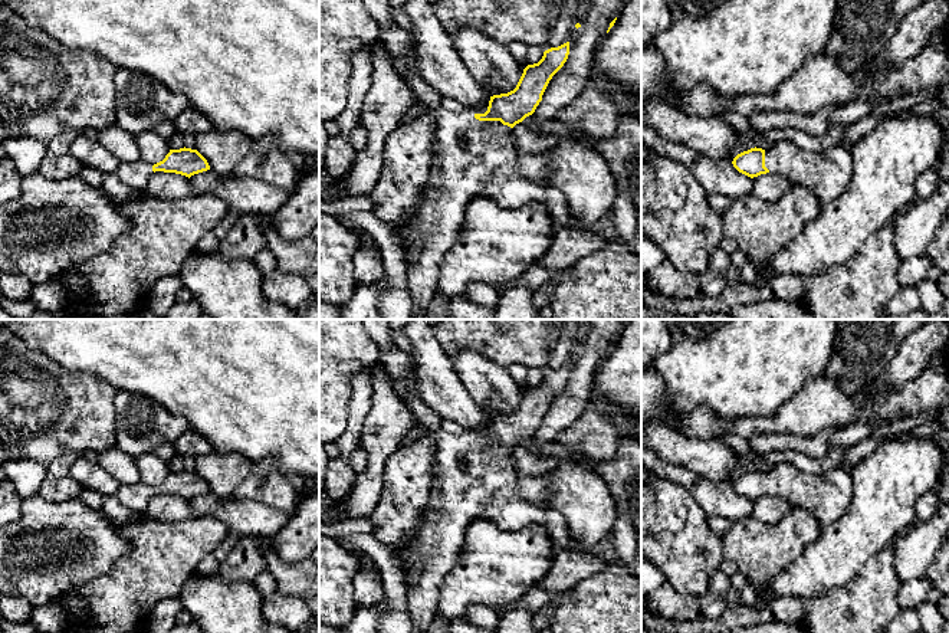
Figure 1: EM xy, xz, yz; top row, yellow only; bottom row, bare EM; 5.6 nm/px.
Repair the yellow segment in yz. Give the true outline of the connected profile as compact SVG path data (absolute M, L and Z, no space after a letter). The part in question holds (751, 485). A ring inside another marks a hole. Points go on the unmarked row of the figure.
M789 462L769 472L751 470L738 476L733 489L753 501L772 495L785 498L792 506L808 511L820 525L840 519L851 501L850 470L834 466L821 473L799 470Z

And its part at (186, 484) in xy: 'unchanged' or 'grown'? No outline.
grown

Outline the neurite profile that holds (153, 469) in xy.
M155 452L144 453L134 459L141 476L141 482L151 488L162 483L171 472L168 463L162 460Z

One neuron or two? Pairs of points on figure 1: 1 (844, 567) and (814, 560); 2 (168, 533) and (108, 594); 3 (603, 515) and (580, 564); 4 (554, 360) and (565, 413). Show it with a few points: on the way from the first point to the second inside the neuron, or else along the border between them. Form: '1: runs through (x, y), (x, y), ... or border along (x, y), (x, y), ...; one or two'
1: runs through (837, 561), (821, 561); one
2: runs through (154, 548), (124, 579); one
3: border along (567, 548), (575, 553), (588, 553); two
4: runs through (570, 363), (575, 369), (574, 397); one

